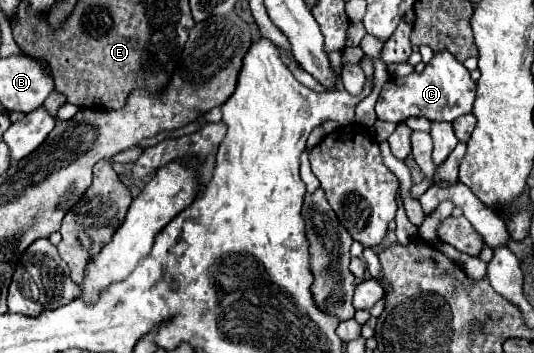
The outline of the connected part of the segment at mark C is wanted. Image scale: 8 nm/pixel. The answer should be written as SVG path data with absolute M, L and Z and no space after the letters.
M449 50L435 52L431 62L425 66L421 74L397 78L390 76L385 82L381 96L377 100L375 112L379 120L401 124L411 116L425 116L429 120L445 120L453 122L455 118L469 114L475 102L475 90L477 84L471 80L469 70L449 54Z

